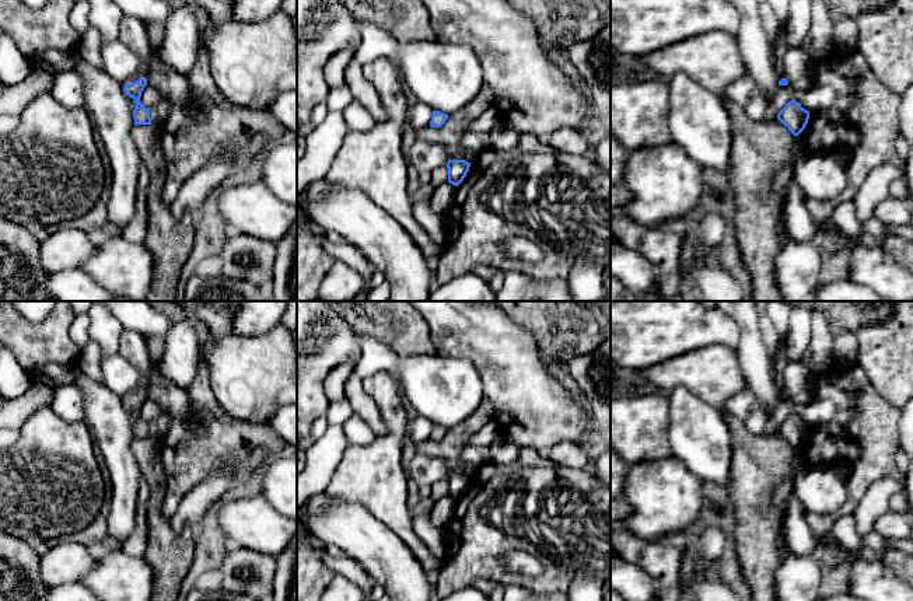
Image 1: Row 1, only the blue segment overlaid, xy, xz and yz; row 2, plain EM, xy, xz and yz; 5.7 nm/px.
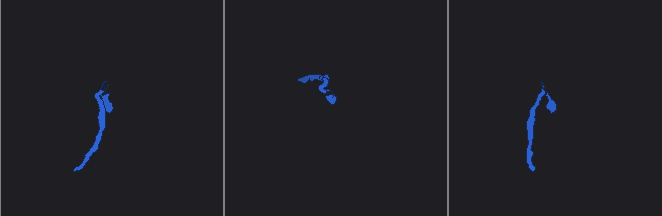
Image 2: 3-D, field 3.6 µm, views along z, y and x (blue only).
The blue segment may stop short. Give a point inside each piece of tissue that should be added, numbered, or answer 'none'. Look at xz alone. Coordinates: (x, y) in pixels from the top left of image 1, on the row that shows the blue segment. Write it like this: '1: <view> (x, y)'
none

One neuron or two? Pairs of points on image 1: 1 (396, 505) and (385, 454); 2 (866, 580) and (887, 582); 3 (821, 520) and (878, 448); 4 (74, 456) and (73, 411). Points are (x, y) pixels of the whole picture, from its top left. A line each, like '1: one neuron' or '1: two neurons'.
1: one neuron
2: one neuron
3: one neuron
4: two neurons

